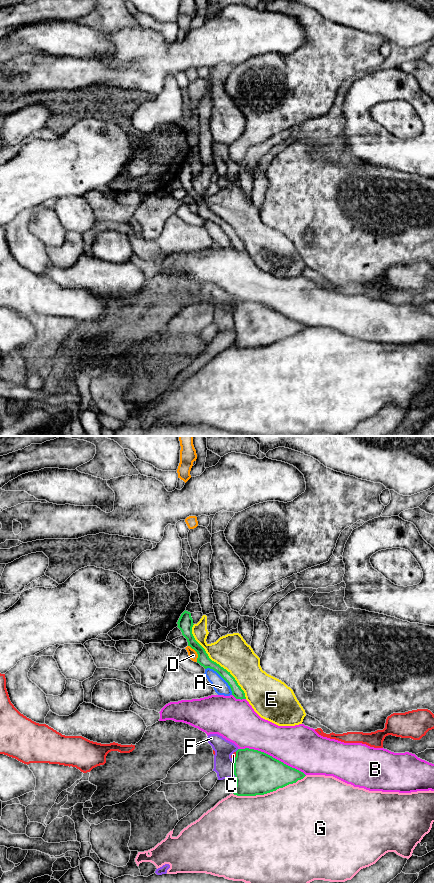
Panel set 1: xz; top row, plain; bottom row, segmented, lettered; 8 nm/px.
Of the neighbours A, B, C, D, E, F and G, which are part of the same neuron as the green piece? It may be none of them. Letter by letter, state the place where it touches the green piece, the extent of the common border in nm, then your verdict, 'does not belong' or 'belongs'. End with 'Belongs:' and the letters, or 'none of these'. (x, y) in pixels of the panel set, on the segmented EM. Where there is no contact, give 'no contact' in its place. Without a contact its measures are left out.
A: contact xz (222, 677); length 300 nm; does not belong
B: contact xz (271, 756); length 600 nm; does not belong
C: contact xz (236, 756); length 80 nm; does not belong
D: contact xz (197, 653); length 150 nm; does not belong
E: contact xz (215, 662); length 750 nm; does not belong
F: contact xz (234, 769); length 130 nm; does not belong
G: contact xz (269, 792); length 600 nm; does not belong
Belongs: none of these

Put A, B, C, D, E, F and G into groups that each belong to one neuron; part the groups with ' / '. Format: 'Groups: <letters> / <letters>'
Groups: A / B / C / D F / E / G

